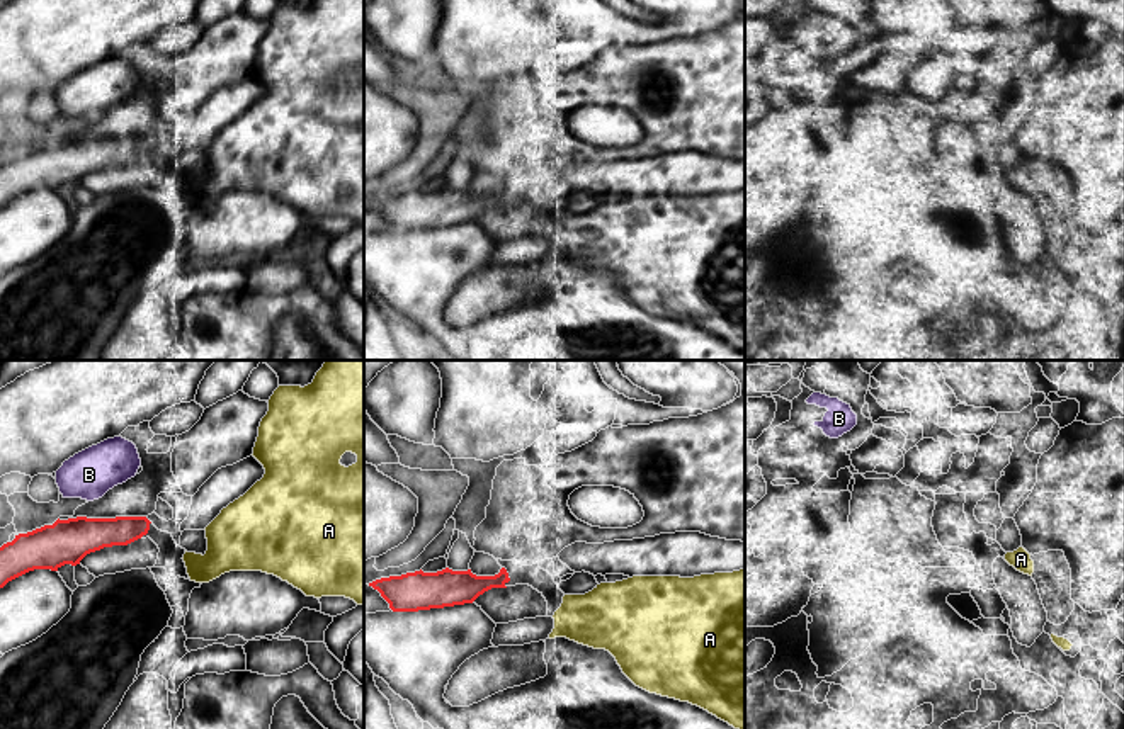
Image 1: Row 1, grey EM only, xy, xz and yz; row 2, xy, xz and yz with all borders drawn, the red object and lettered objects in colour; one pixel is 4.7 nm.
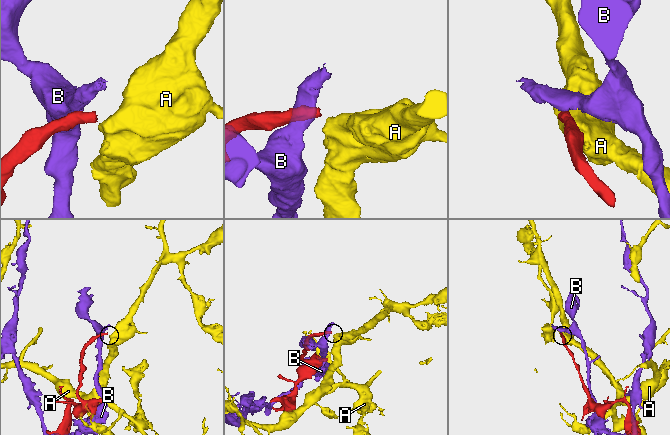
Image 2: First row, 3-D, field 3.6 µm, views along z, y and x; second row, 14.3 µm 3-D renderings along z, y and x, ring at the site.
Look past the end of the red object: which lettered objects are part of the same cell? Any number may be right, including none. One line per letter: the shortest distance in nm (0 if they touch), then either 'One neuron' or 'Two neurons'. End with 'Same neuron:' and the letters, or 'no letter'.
A: Distance 200 nm. Two neurons
B: Distance 80 nm. Two neurons
Same neuron: no letter

